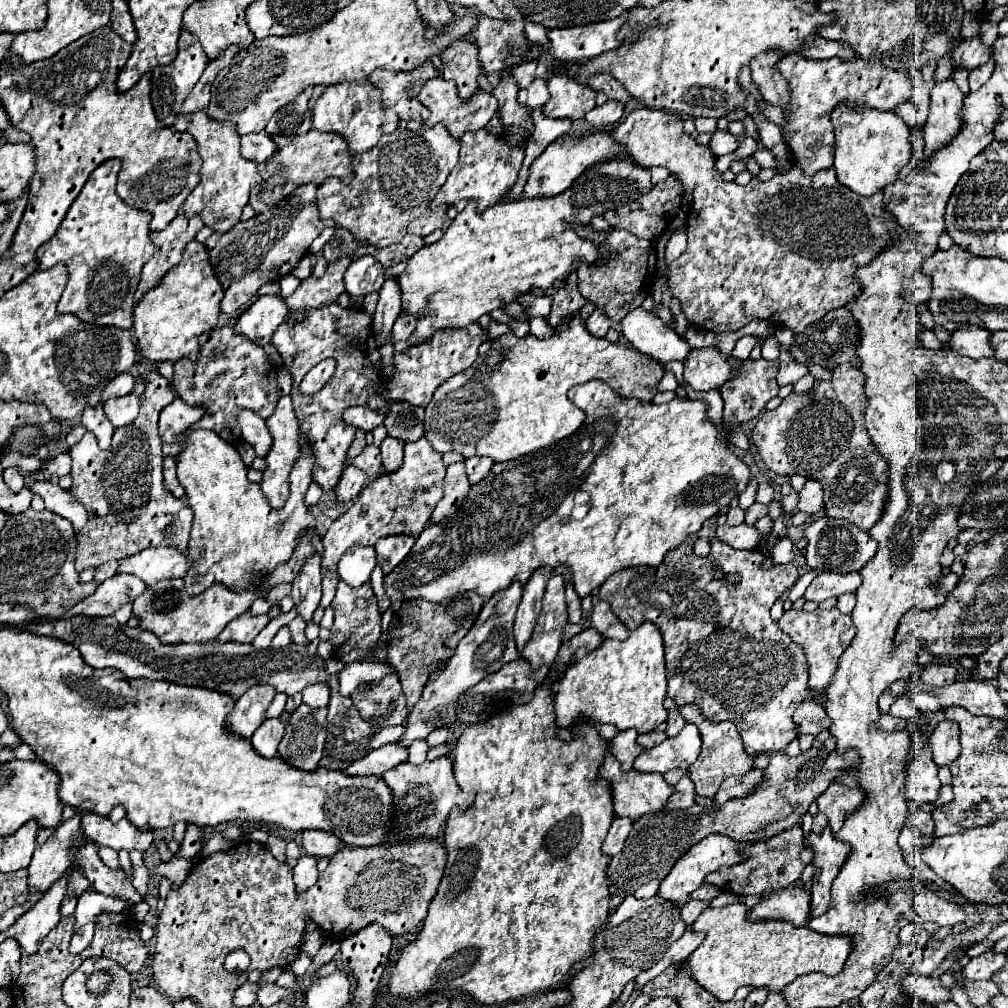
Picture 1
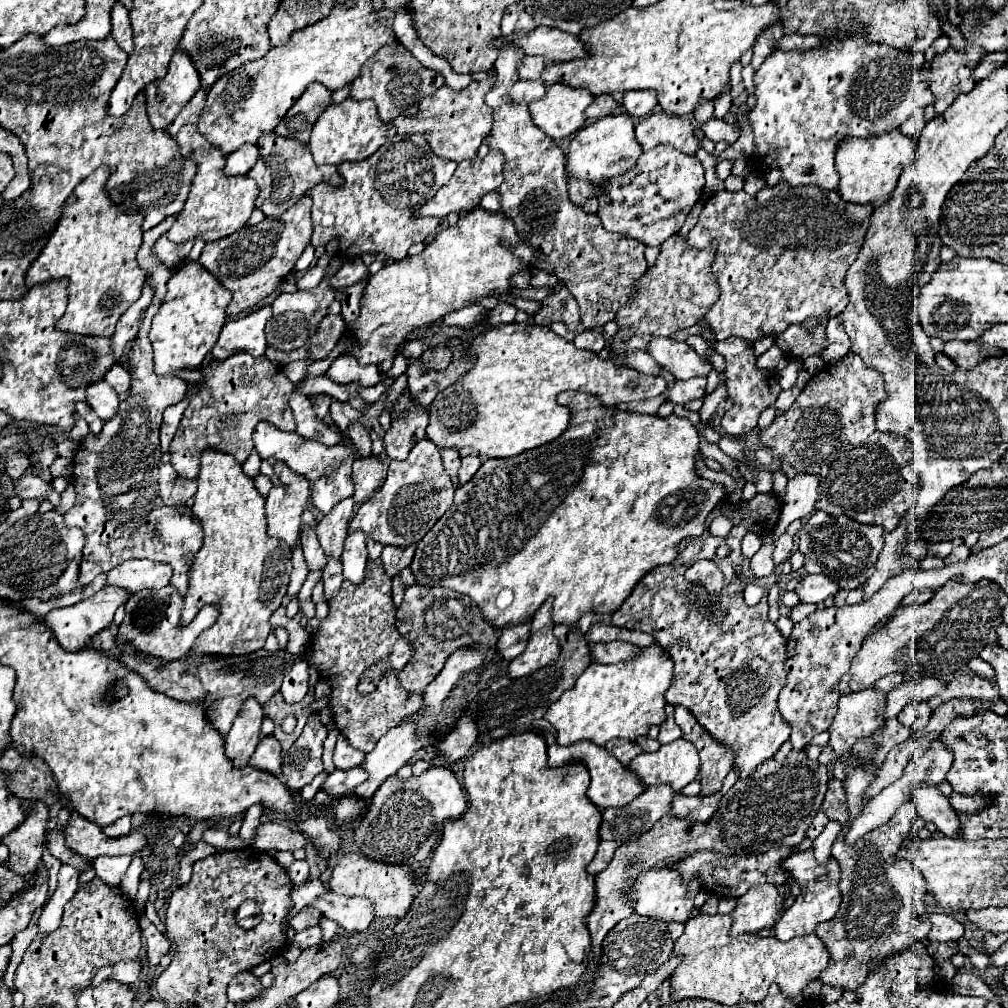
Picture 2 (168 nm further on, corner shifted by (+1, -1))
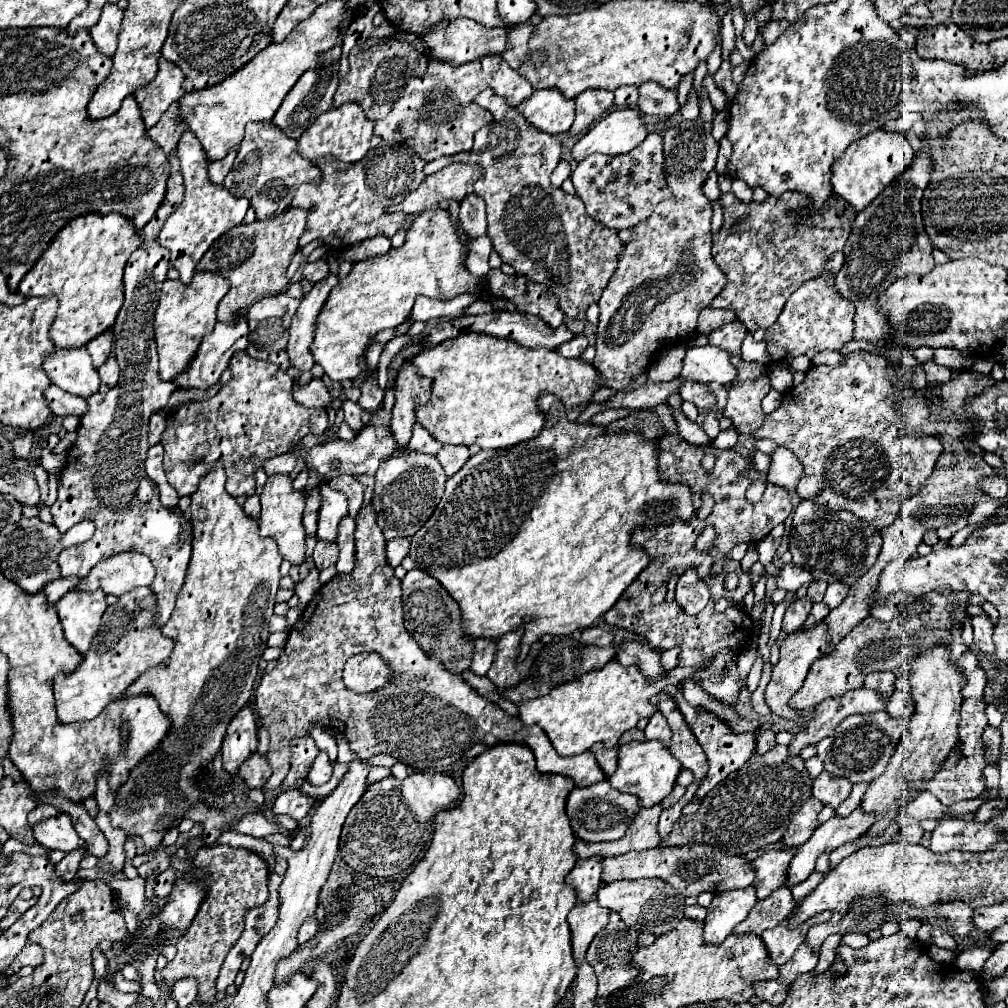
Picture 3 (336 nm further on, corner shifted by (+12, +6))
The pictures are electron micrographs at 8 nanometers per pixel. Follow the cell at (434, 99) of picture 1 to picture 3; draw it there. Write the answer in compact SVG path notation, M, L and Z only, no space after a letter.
M488 54L480 60L472 60L472 64L462 66L454 66L442 60L430 60L426 74L408 80L402 98L394 102L386 118L376 122L374 132L386 142L410 144L424 162L432 162L440 156L458 152L470 152L474 132L493 121L488 110L474 104L476 94L480 94L484 88L496 90L496 94L506 98L510 106L518 106L534 92L528 80L520 78L518 72L512 70L500 54Z

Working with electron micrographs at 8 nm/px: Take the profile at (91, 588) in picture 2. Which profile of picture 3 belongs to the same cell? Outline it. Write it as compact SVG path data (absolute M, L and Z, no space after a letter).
M58 578L58 580L50 580L44 584L44 594L48 596L48 602L56 604L66 592L70 592L74 586L78 584L78 580L68 580L68 578Z

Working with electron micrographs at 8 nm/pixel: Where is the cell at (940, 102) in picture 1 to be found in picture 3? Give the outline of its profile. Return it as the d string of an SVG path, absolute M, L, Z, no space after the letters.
M924 18L922 26L918 26L918 30L920 30L920 34L916 36L916 52L922 58L940 58L946 62L954 62L954 64L968 68L968 72L984 72L984 70L994 68L994 60L992 60L992 54L988 52L988 44L976 42L970 36L970 32L956 26L950 18L944 22L936 22L934 18Z

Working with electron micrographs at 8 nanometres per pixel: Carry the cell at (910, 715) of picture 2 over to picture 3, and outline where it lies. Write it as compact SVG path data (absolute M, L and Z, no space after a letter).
M896 690L894 696L890 698L886 710L894 716L894 718L902 718L902 720L910 720L914 714L914 700L908 692L900 692Z

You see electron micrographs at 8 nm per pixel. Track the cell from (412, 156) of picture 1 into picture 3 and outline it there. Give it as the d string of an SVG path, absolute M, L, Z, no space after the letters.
M402 144L384 146L382 154L368 156L360 160L360 164L340 164L330 156L316 160L316 166L322 172L320 184L302 184L292 200L294 208L308 212L306 230L298 242L298 248L304 248L318 238L338 250L378 234L392 238L404 226L406 214L388 214L388 208L392 204L400 204L408 192L420 186L426 178L422 172L424 164L426 162L416 156L412 148Z

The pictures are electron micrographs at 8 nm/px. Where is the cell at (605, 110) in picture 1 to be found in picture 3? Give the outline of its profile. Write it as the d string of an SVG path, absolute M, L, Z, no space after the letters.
M582 92L574 98L574 102L576 102L576 118L568 134L580 136L582 132L588 130L592 122L596 122L604 112L608 112L614 106L614 94L612 92Z

